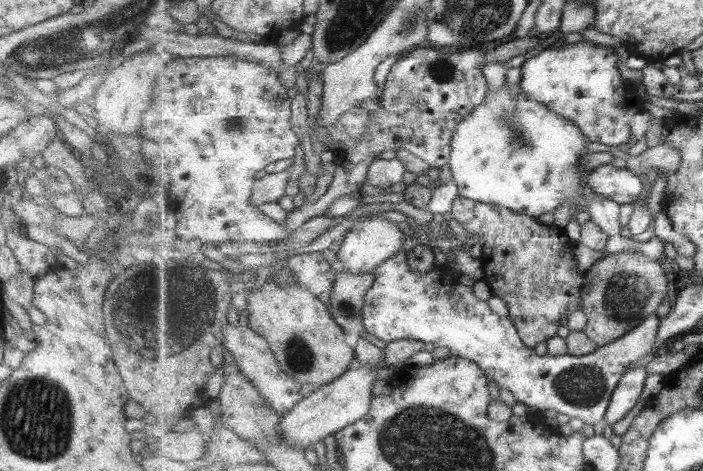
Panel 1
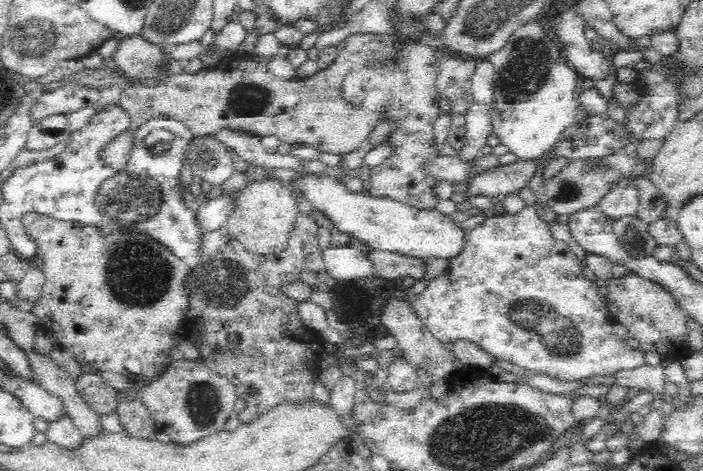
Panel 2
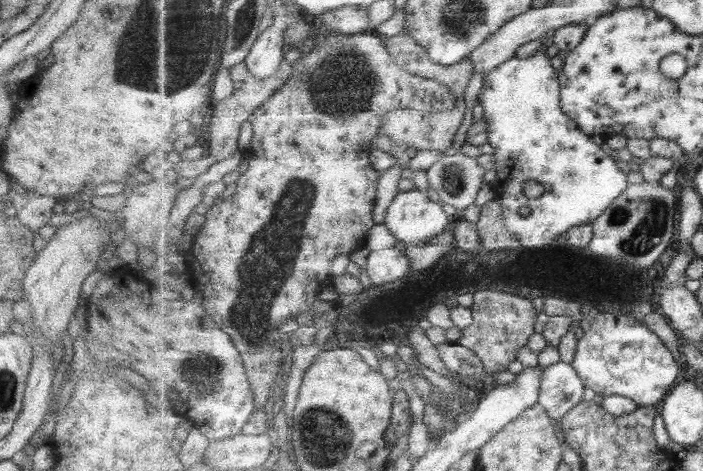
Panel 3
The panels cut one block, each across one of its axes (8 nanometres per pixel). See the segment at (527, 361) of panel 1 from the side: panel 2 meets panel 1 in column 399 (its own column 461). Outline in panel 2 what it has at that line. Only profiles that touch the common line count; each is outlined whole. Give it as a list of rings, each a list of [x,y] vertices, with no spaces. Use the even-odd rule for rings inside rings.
[[[526,205],[520,212],[516,214],[508,214],[506,212],[501,215],[494,215],[487,218],[482,224],[479,224],[472,232],[466,234],[466,244],[460,255],[451,258],[448,266],[436,275],[436,278],[428,280],[424,290],[414,297],[410,306],[418,320],[422,321],[428,330],[441,343],[453,343],[457,340],[466,340],[474,342],[483,348],[488,354],[500,360],[507,360],[526,371],[547,375],[556,381],[571,382],[579,381],[594,376],[604,374],[614,374],[620,370],[634,370],[644,365],[644,350],[632,349],[626,342],[617,337],[612,329],[613,319],[610,317],[607,309],[607,302],[600,297],[598,293],[599,283],[593,280],[585,271],[582,261],[570,250],[569,246],[562,240],[554,240],[550,233],[550,228],[546,221],[542,221],[536,214],[534,206]]]

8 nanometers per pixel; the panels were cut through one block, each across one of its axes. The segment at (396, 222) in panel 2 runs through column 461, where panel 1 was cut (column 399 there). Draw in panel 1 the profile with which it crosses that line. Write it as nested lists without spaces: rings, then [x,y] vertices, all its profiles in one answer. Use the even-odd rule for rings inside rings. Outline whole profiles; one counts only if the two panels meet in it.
[[[374,214],[372,217],[359,220],[358,223],[347,231],[336,254],[338,267],[355,275],[373,273],[388,258],[404,250],[405,246],[406,235],[402,232],[401,227],[395,222],[389,222],[389,220],[377,217],[377,214]]]

